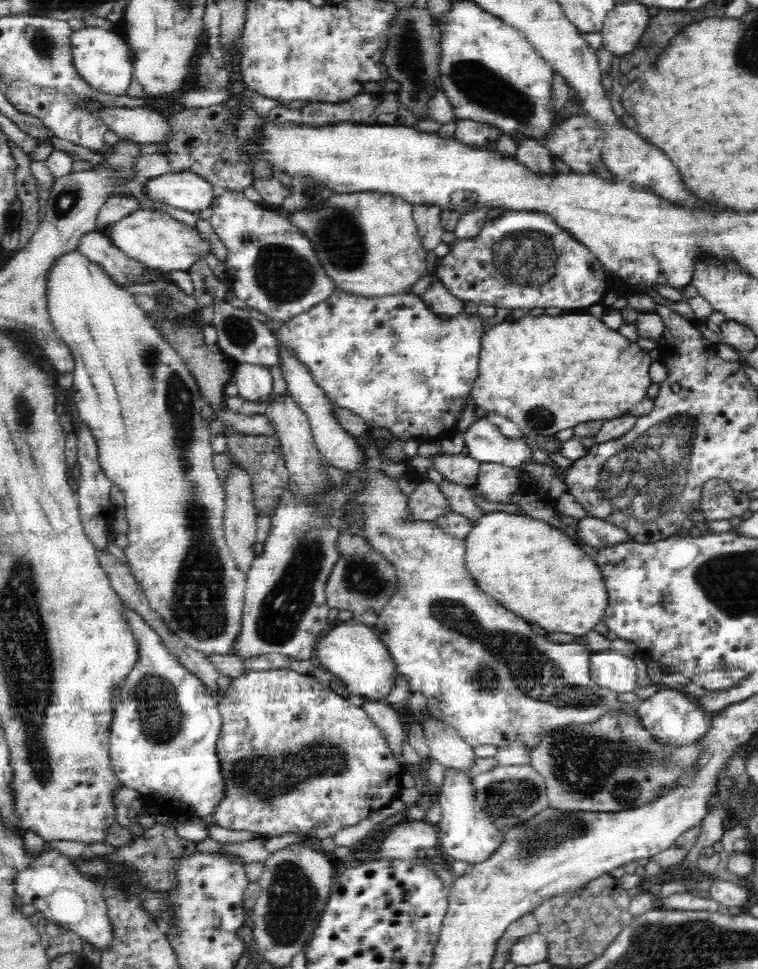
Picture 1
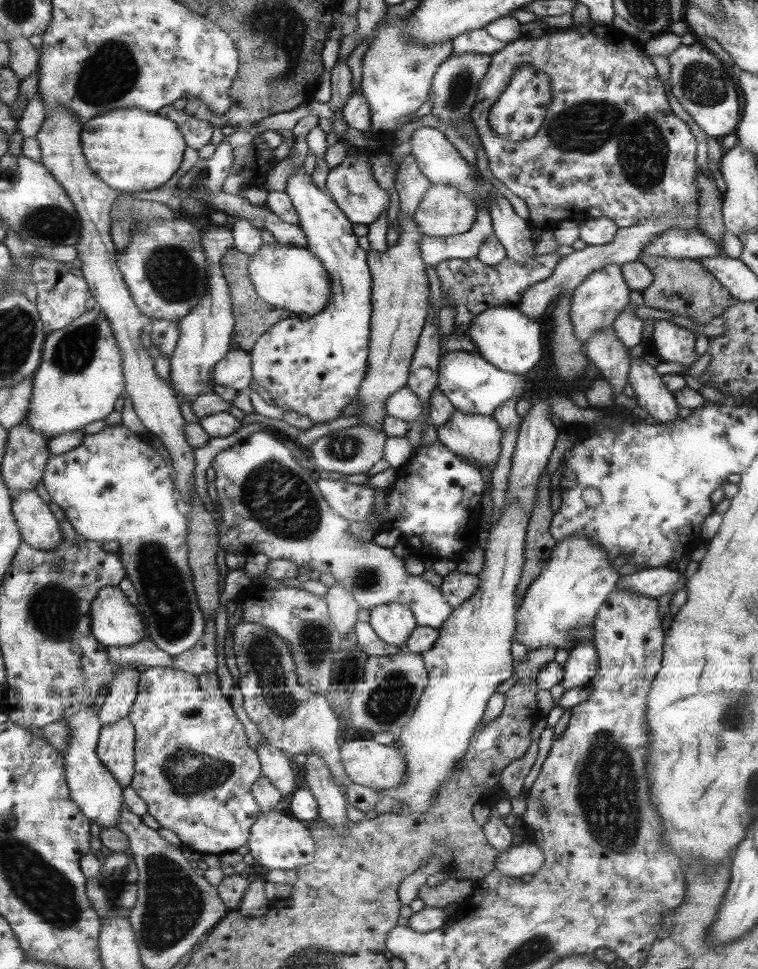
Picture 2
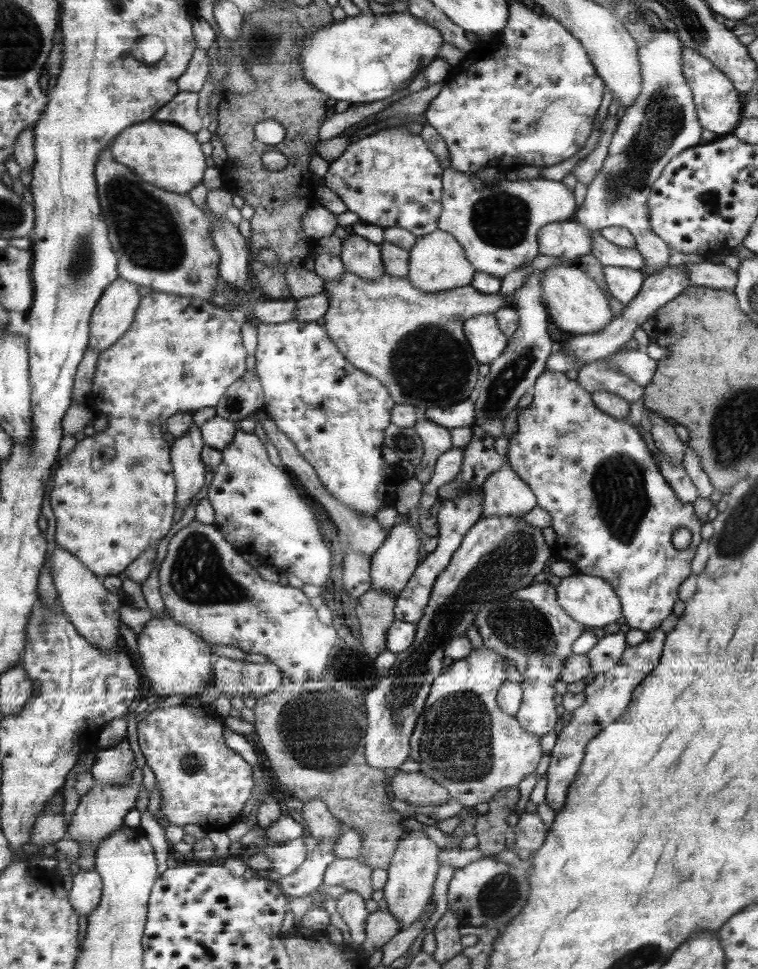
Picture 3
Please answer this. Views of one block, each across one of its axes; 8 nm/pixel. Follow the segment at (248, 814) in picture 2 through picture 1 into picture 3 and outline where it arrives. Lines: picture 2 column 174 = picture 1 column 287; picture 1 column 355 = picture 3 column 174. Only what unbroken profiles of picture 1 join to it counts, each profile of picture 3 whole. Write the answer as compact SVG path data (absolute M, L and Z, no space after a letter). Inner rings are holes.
M186 705L158 707L137 724L138 742L148 766L155 774L155 787L160 792L160 812L170 824L186 826L196 824L206 833L210 830L225 830L228 824L240 818L240 812L252 796L252 766L240 754L228 748L224 741L225 723L218 716L198 715Z

